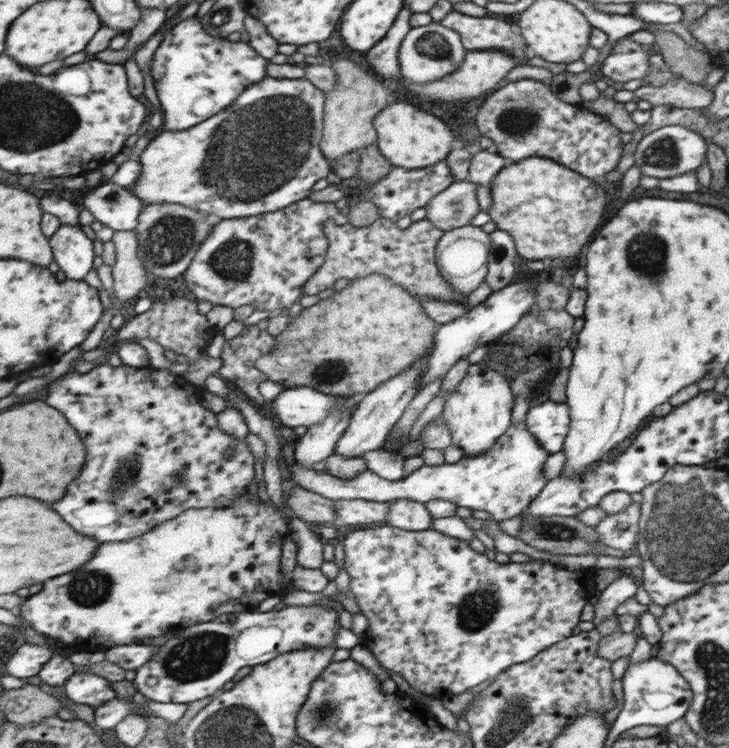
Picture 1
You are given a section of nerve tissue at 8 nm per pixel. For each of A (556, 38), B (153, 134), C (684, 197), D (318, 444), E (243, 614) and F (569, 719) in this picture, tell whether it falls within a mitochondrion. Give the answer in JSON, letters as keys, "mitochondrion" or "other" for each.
{"A":"other","B":"other","C":"other","D":"other","E":"other","F":"other"}

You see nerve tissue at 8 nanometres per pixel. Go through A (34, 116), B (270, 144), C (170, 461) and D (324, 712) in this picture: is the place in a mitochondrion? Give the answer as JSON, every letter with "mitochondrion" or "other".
{"A":"mitochondrion","B":"mitochondrion","C":"other","D":"mitochondrion"}

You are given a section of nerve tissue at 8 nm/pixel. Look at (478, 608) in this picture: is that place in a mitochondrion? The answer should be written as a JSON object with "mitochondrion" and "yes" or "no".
{"mitochondrion":"yes"}

